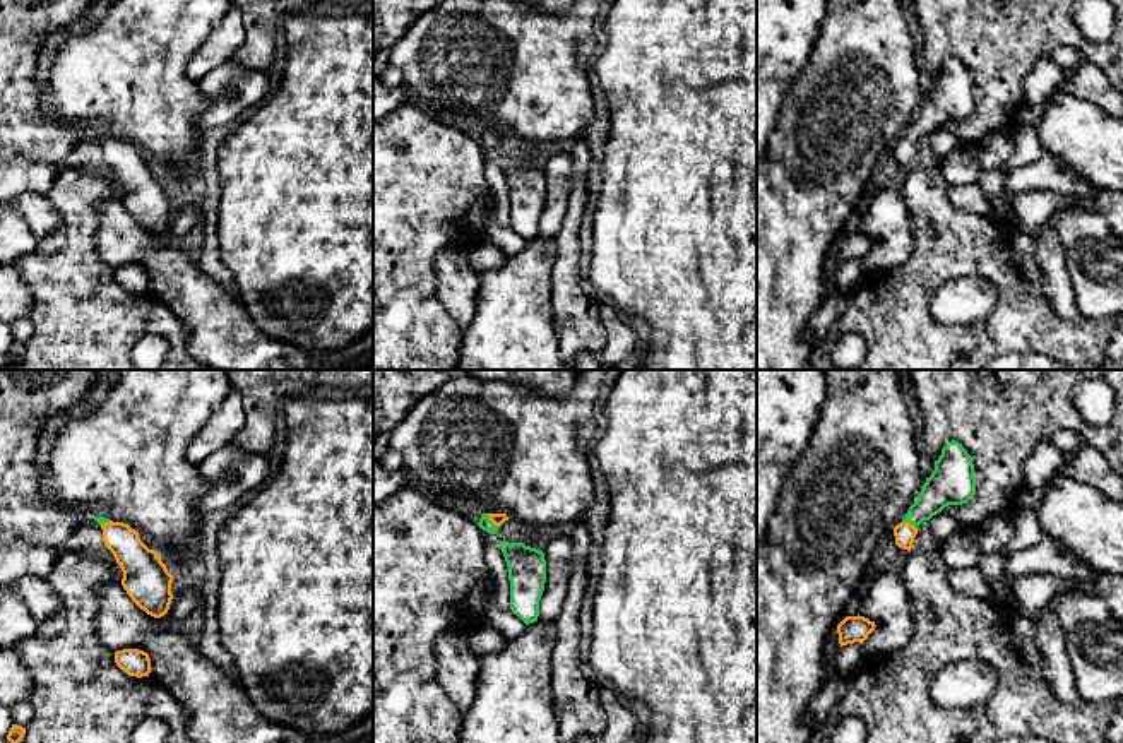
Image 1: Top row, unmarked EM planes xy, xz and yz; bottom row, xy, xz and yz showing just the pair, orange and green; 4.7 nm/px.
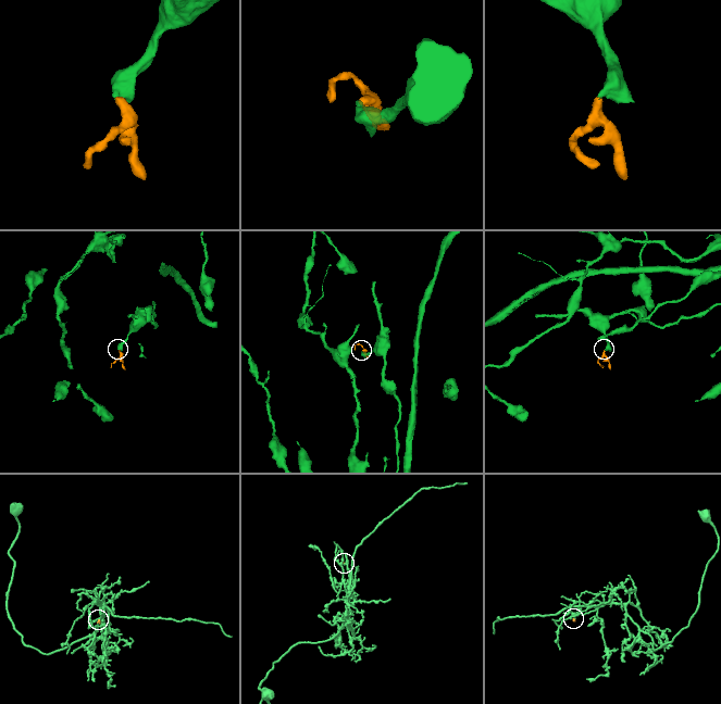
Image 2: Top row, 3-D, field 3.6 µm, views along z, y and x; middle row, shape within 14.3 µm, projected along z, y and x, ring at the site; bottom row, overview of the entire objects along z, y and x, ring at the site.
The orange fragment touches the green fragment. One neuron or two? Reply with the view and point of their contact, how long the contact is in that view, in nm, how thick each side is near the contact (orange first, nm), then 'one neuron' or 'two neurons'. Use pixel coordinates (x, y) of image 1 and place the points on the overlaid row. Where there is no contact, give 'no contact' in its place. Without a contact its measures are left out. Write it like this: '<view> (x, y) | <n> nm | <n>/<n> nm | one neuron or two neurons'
xz (492, 521) | 90 nm | 60/60 nm | one neuron

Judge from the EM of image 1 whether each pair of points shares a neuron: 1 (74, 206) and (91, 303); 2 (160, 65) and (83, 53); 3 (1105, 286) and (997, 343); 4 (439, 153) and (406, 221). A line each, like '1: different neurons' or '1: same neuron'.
1: same neuron
2: same neuron
3: different neurons
4: same neuron

